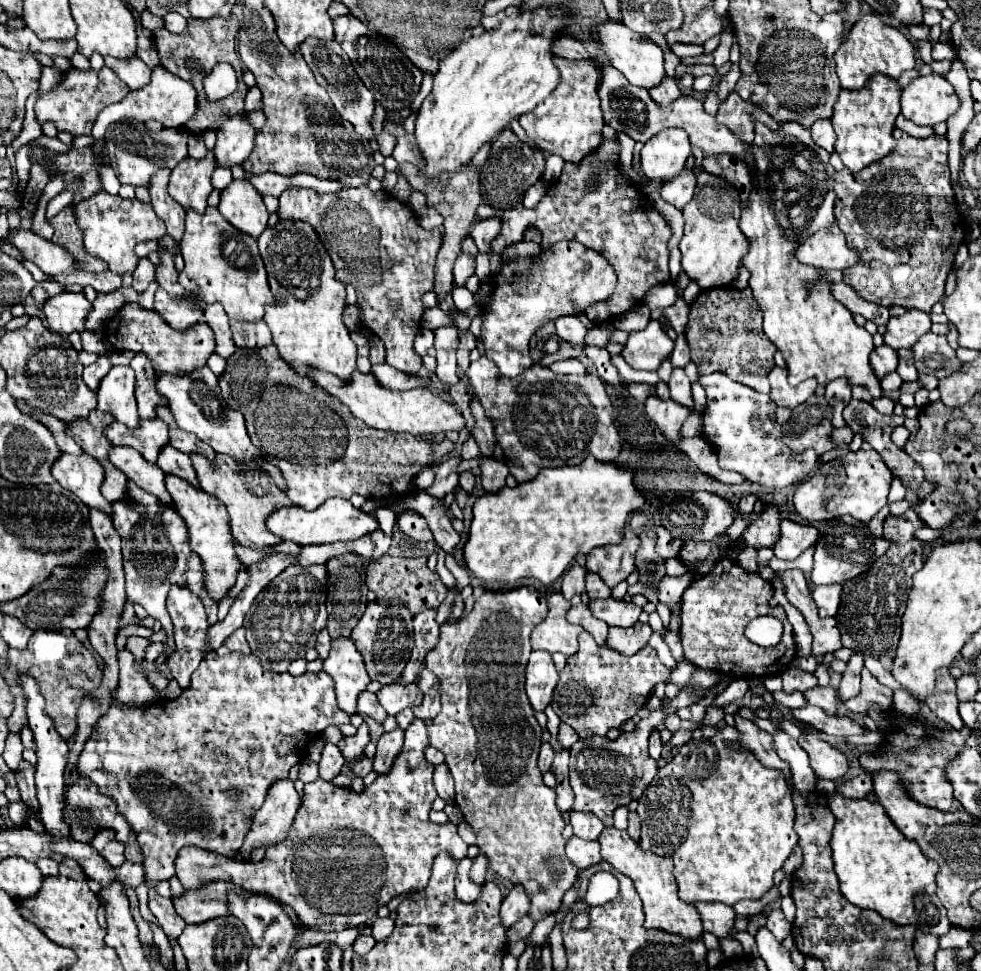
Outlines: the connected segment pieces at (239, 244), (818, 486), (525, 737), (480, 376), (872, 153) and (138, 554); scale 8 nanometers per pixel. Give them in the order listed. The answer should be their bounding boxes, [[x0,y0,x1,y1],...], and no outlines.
[[178,207,274,323],[794,443,892,523],[424,585,578,921],[466,357,620,483],[830,73,902,173],[114,483,218,659]]

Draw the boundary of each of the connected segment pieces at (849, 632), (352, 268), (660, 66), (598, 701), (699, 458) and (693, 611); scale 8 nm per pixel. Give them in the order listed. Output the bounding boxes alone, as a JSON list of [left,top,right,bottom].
[[836,509,924,691],[278,187,442,373],[594,21,666,89],[552,631,670,739],[676,435,746,483],[680,535,796,679]]

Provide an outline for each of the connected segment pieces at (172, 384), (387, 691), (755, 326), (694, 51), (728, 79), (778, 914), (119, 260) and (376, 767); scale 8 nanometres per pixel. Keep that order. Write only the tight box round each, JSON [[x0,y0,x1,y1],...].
[[156,365,262,461],[378,683,422,715],[686,287,776,393],[672,43,704,59],[716,65,740,103],[766,909,792,943],[76,191,166,275],[372,729,404,775]]

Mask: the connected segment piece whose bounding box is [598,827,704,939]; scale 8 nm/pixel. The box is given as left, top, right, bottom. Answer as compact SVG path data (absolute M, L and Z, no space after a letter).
M606 827L598 841L602 847L602 859L608 861L616 871L624 873L626 877L630 877L636 883L634 887L644 903L644 913L646 913L644 927L646 929L662 929L666 933L682 935L684 939L702 937L704 929L702 929L700 913L696 911L694 905L686 905L686 903L682 903L682 899L678 899L678 887L676 887L676 879L672 875L674 863L668 857L658 857L650 851L642 851L640 845L626 831L620 831L614 827Z

